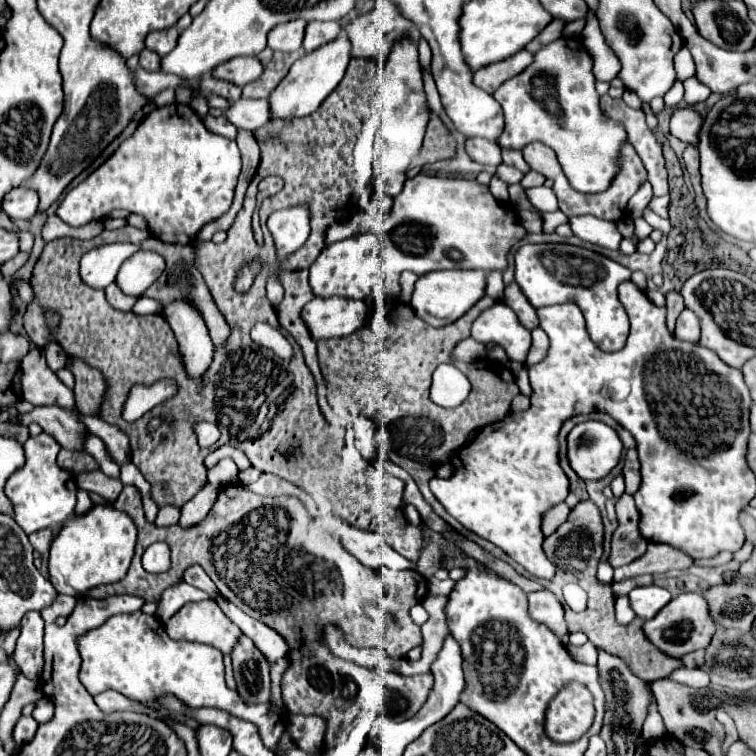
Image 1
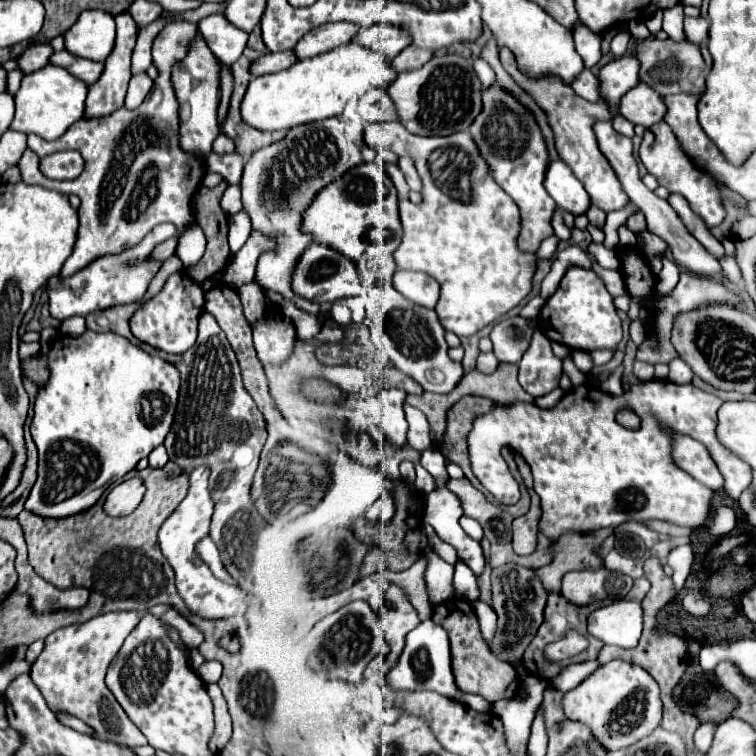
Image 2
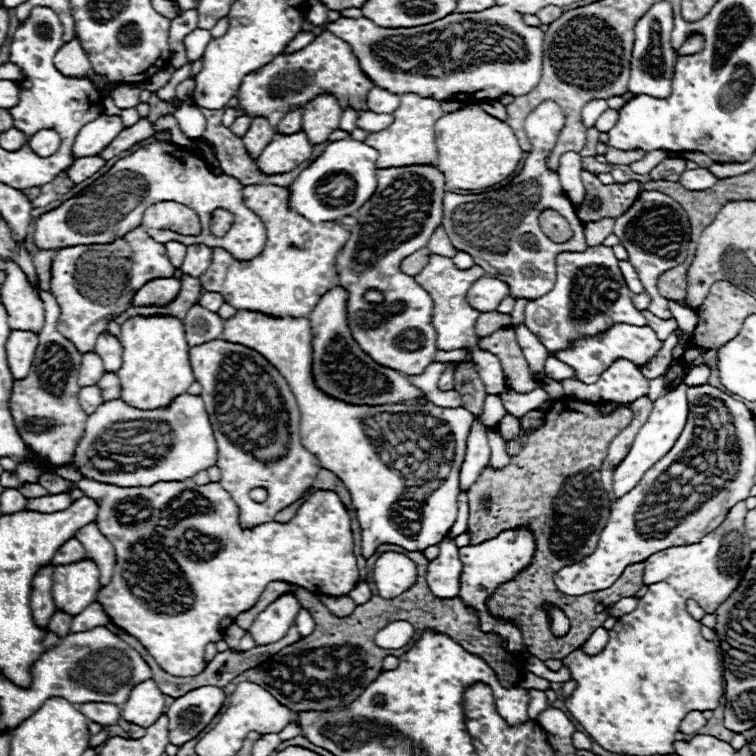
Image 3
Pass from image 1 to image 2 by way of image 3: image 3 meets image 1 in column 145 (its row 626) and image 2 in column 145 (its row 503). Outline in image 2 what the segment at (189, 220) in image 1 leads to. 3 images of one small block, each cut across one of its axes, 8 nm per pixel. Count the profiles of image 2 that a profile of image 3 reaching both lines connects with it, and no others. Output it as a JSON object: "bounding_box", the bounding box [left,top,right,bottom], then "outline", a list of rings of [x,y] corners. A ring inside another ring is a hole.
{"bounding_box":[18,22,206,354],"outline":[[[174,22],[174,24],[168,24],[168,26],[166,26],[166,28],[164,28],[156,38],[154,38],[154,44],[152,44],[152,62],[154,62],[154,66],[158,68],[158,78],[154,80],[154,86],[152,86],[150,94],[146,96],[146,100],[144,100],[136,110],[124,110],[124,108],[120,108],[120,110],[116,110],[116,112],[112,112],[112,114],[108,114],[108,116],[102,116],[102,118],[78,120],[78,122],[72,124],[72,126],[70,126],[70,128],[68,128],[60,138],[52,140],[52,142],[46,142],[46,140],[42,140],[42,138],[38,138],[38,136],[28,136],[28,148],[30,148],[32,152],[36,152],[40,158],[46,158],[46,156],[50,156],[50,154],[56,154],[56,152],[62,152],[65,150],[78,150],[78,152],[82,154],[82,158],[86,160],[84,172],[82,172],[76,180],[50,180],[50,178],[46,178],[46,176],[40,172],[38,156],[34,156],[30,150],[26,150],[26,152],[22,154],[22,158],[20,158],[20,162],[18,162],[18,168],[20,168],[22,180],[24,180],[26,184],[40,184],[40,186],[44,186],[44,188],[52,188],[52,190],[58,190],[58,192],[62,192],[62,194],[76,194],[76,196],[82,200],[82,204],[80,204],[80,228],[78,228],[78,240],[76,240],[76,246],[74,246],[72,256],[66,260],[66,264],[64,264],[64,268],[62,268],[62,272],[60,272],[62,276],[74,274],[76,270],[80,270],[80,268],[84,268],[86,264],[90,264],[90,260],[94,260],[94,258],[98,258],[98,256],[102,256],[102,254],[118,254],[118,252],[122,252],[122,250],[126,250],[126,248],[138,244],[138,242],[140,242],[140,240],[142,240],[142,238],[144,238],[144,236],[146,236],[154,226],[158,226],[158,224],[162,224],[162,222],[172,222],[179,231],[177,231],[177,234],[174,237],[157,245],[150,256],[148,256],[148,260],[167,260],[170,256],[175,254],[178,238],[180,232],[184,230],[184,226],[186,226],[190,220],[194,220],[194,216],[192,216],[192,196],[194,196],[194,192],[198,190],[198,184],[200,184],[200,180],[202,180],[204,174],[206,174],[206,162],[200,160],[200,158],[196,158],[196,156],[192,156],[192,154],[186,154],[186,152],[182,152],[182,150],[178,148],[178,102],[176,102],[176,96],[174,96],[174,88],[172,88],[172,84],[170,84],[170,64],[174,64],[174,60],[182,60],[182,56],[186,54],[186,44],[188,44],[190,38],[194,36],[194,32],[196,32],[196,24]],[[176,272],[168,278],[168,282],[160,294],[156,294],[152,300],[142,304],[134,312],[134,316],[130,320],[130,328],[138,340],[142,340],[158,350],[164,350],[164,352],[182,354],[196,340],[198,316],[200,316],[202,308],[204,308],[204,294],[202,294],[200,286],[194,280],[190,282],[190,278],[184,276],[182,272]]]}

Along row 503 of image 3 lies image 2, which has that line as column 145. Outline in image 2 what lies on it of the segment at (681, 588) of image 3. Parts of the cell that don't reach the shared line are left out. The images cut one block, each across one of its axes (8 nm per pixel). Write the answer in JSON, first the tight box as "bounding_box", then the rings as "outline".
{"bounding_box":[30,612,146,748],"outline":[[[108,612],[94,616],[82,624],[70,624],[54,630],[44,640],[44,650],[30,668],[30,678],[46,698],[52,710],[64,710],[86,722],[104,740],[126,744],[130,748],[144,746],[146,738],[128,720],[126,712],[114,700],[108,686],[102,682],[106,670],[128,634],[138,626],[138,612]]]}

